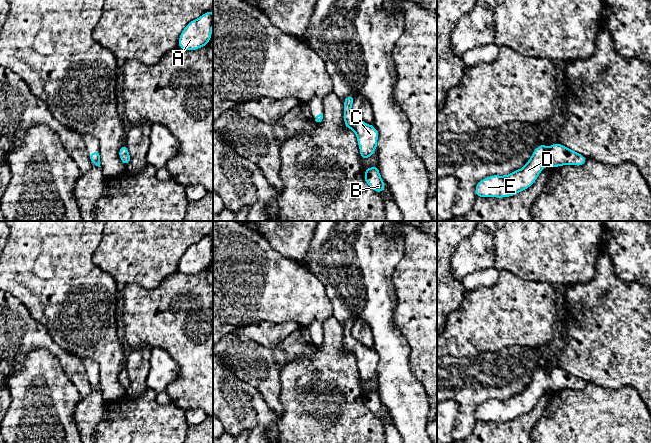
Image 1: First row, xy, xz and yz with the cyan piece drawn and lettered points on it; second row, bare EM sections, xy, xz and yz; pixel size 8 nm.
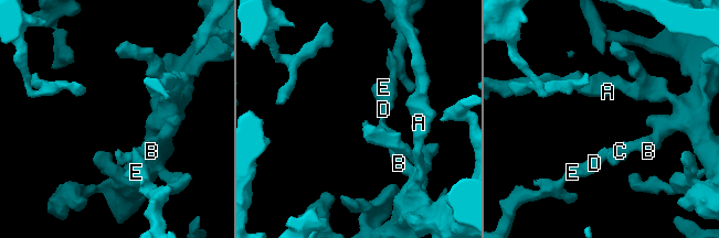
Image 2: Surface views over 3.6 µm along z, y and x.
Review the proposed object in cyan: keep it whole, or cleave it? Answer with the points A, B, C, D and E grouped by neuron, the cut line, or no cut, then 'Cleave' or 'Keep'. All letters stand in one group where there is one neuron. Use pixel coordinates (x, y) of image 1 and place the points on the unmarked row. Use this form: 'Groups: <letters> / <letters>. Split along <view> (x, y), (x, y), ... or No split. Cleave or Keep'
Groups: A B C D E. No split. Keep

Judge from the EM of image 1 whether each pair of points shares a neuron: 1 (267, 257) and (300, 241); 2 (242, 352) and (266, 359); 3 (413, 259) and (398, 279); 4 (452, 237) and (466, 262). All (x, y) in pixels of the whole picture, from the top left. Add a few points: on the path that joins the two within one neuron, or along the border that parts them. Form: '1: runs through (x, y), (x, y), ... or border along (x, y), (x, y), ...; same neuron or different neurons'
1: border along (261, 235), (279, 252), (299, 262); different neurons
2: runs through (248, 358), (260, 359); same neuron
3: runs through (413, 264), (403, 274); same neuron
4: border along (474, 231), (458, 245), (452, 256), (451, 269); different neurons

